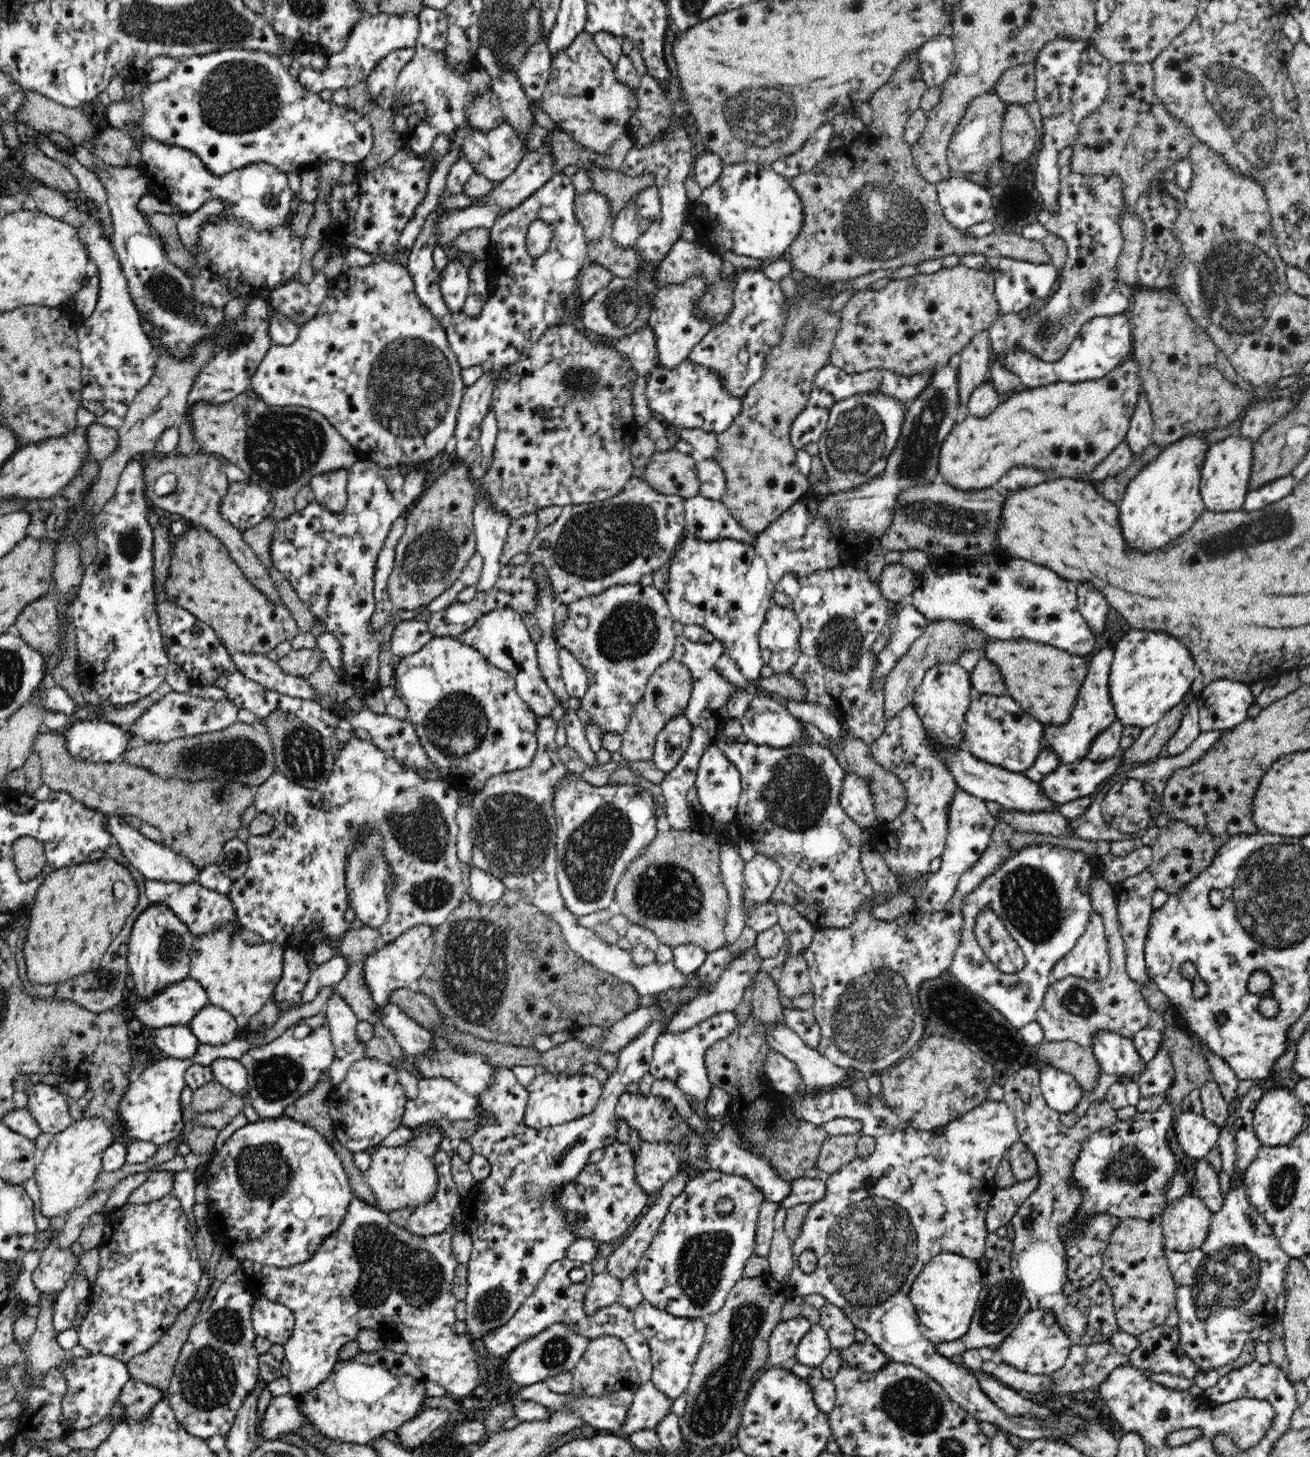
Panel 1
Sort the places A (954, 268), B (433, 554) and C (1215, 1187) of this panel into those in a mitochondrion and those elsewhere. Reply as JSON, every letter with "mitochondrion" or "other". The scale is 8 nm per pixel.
{"A":"other","B":"mitochondrion","C":"other"}

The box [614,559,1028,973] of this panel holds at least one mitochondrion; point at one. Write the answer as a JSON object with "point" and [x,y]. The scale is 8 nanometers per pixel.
{"point":[796,795]}

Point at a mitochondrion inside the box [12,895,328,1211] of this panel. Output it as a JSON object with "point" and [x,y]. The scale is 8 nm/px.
{"point":[264,1172]}

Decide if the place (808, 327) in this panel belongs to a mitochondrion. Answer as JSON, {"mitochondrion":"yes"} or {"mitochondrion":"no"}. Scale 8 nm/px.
{"mitochondrion":"yes"}

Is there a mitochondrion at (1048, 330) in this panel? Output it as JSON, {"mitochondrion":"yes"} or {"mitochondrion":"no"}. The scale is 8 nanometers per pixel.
{"mitochondrion":"yes"}

